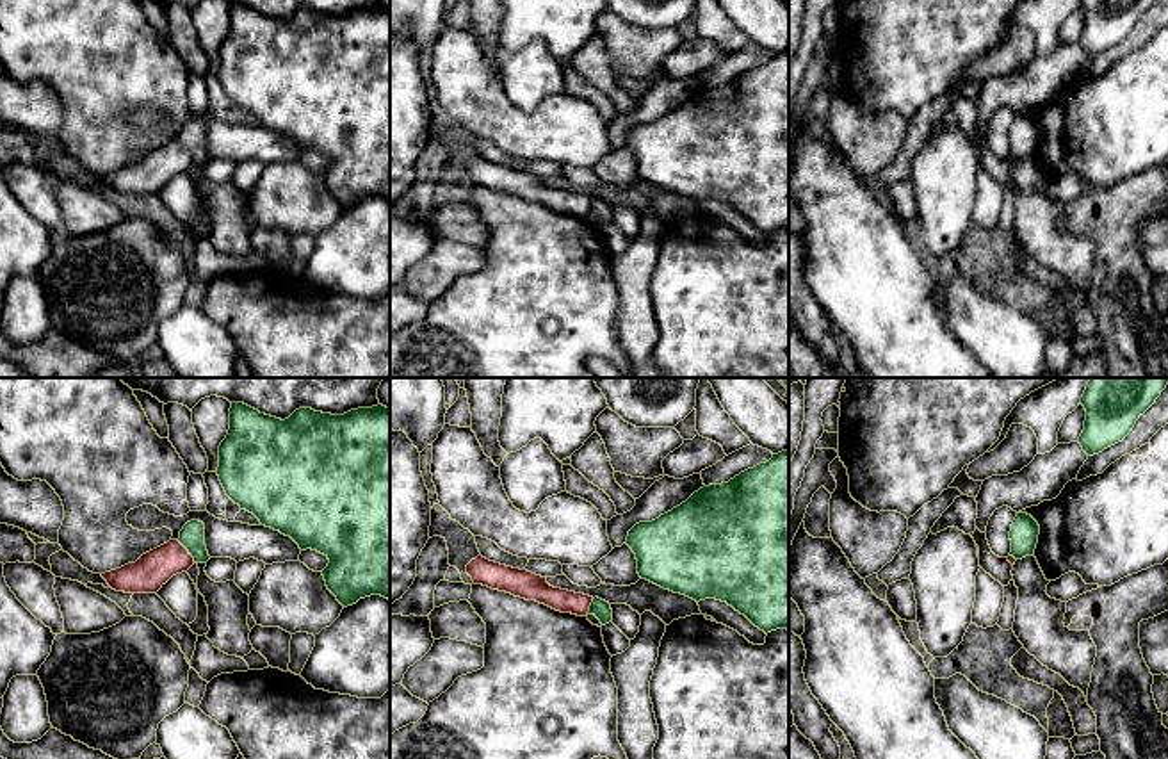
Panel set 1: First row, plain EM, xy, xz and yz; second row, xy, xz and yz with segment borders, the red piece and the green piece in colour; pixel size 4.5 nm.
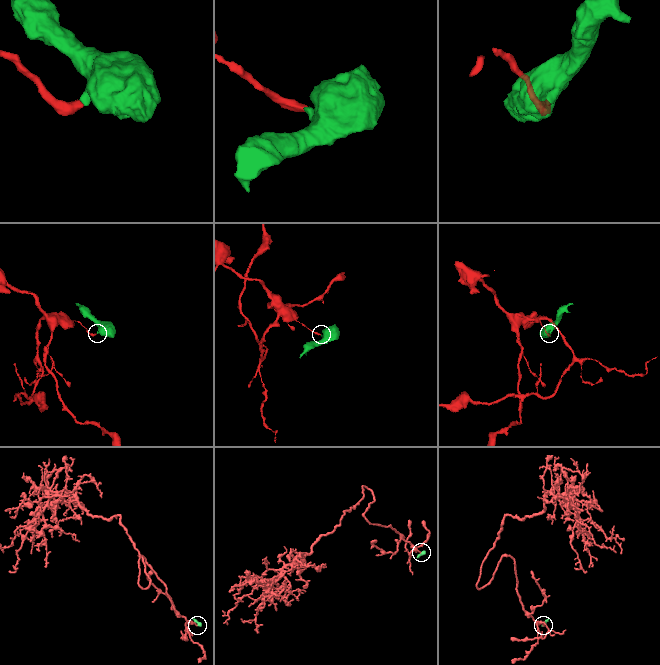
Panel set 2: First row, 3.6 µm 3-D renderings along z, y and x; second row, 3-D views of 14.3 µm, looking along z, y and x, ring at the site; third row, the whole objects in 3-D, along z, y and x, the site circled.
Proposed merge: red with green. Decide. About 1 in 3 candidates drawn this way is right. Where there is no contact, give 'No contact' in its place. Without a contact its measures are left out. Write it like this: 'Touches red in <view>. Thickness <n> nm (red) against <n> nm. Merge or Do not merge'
Touches red in xy. Thickness 160 nm (red) against 110 nm. Do not merge

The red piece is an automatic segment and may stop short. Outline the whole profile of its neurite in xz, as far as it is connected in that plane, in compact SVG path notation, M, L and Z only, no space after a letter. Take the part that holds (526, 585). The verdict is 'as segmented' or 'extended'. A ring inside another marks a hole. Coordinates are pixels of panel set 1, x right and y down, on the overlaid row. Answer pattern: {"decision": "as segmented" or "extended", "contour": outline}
{"decision": "as segmented", "contour": "M477 556L466 565L466 574L474 584L506 592L525 600L536 600L561 613L588 616L593 597L554 588L547 577L527 570L506 567Z"}

